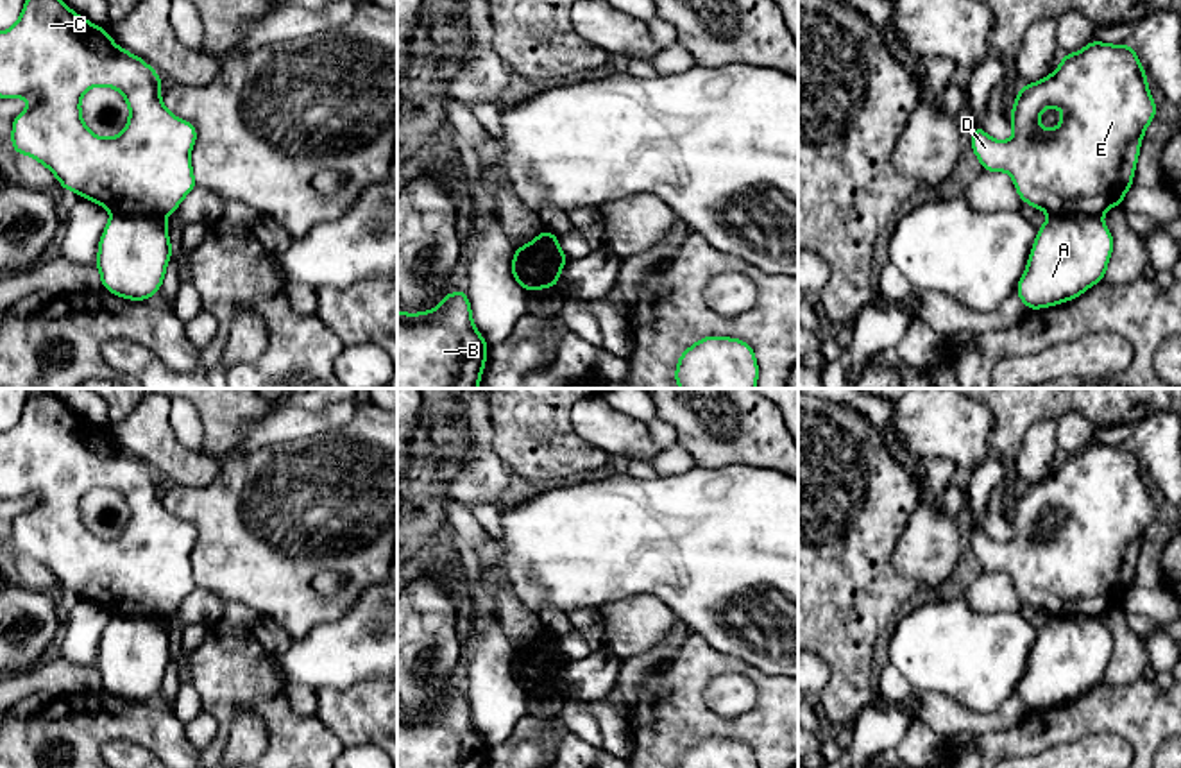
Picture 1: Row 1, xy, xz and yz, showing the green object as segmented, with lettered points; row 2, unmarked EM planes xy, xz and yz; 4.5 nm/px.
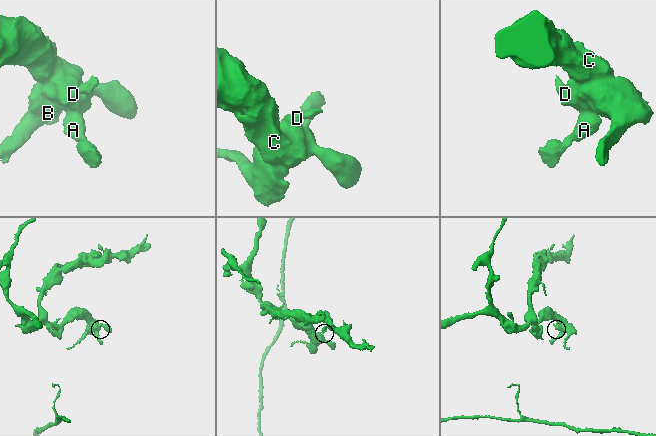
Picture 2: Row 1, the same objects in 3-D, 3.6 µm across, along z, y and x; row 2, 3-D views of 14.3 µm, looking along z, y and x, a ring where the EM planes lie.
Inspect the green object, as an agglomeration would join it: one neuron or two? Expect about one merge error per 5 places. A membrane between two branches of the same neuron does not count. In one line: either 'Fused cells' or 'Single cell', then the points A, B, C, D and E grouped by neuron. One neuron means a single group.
Fused cells. Groups: A / B C D E

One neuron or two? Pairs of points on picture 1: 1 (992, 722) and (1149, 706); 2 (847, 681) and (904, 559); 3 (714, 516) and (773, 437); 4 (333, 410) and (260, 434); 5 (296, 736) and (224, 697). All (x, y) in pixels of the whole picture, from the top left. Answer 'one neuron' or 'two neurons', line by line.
1: two neurons
2: two neurons
3: two neurons
4: one neuron
5: one neuron

